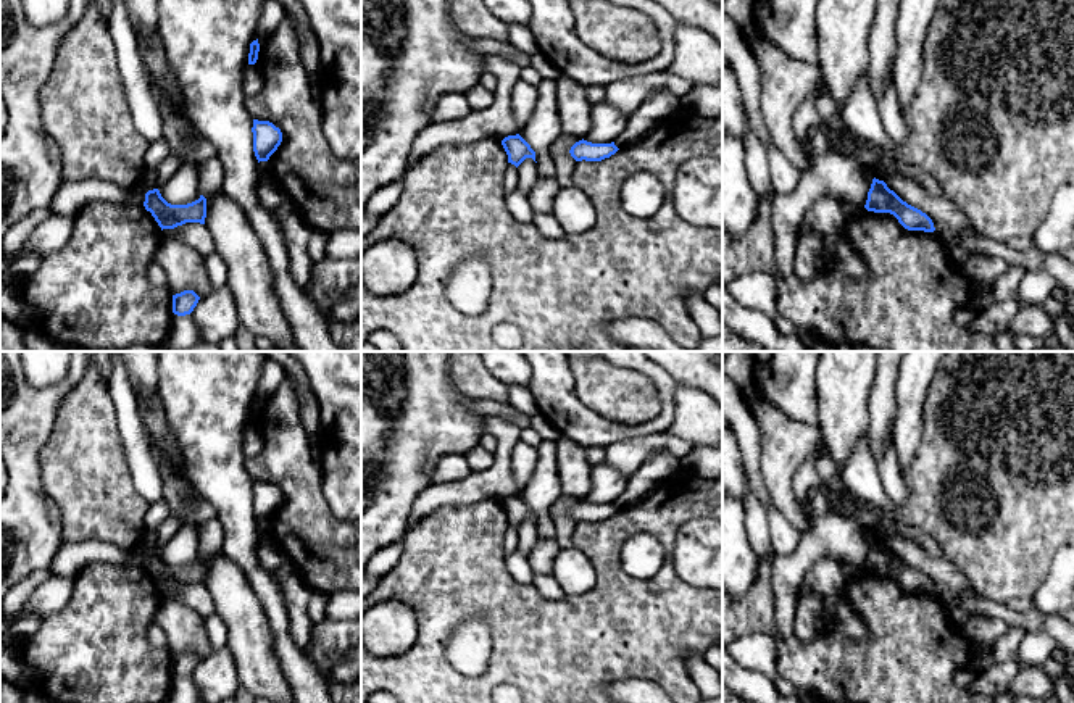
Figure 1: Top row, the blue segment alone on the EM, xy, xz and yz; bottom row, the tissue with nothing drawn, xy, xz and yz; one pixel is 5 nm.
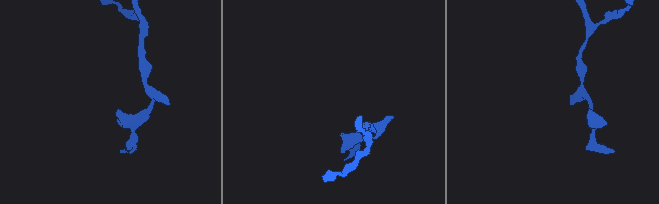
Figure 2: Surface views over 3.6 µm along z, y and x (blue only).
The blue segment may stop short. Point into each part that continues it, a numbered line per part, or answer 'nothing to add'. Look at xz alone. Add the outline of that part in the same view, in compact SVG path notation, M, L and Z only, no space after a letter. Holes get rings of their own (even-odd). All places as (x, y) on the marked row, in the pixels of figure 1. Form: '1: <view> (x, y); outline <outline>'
nothing to add

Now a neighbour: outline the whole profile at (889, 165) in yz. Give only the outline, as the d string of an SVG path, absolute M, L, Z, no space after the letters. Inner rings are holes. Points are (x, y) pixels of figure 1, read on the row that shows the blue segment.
M860 137L860 140L861 140L861 145L864 145L866 148L869 148L869 150L877 153L877 160L882 164L882 168L884 168L884 171L887 174L900 174L898 164L897 164L897 161L890 155L879 152L876 148L876 145L872 142L866 140L866 139Z

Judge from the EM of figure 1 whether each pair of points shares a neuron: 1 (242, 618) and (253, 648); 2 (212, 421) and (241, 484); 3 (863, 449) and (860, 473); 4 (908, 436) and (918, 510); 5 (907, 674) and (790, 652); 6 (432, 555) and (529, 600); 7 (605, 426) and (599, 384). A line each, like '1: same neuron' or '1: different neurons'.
1: same neuron
2: same neuron
3: same neuron
4: different neurons
5: same neuron
6: same neuron
7: different neurons

